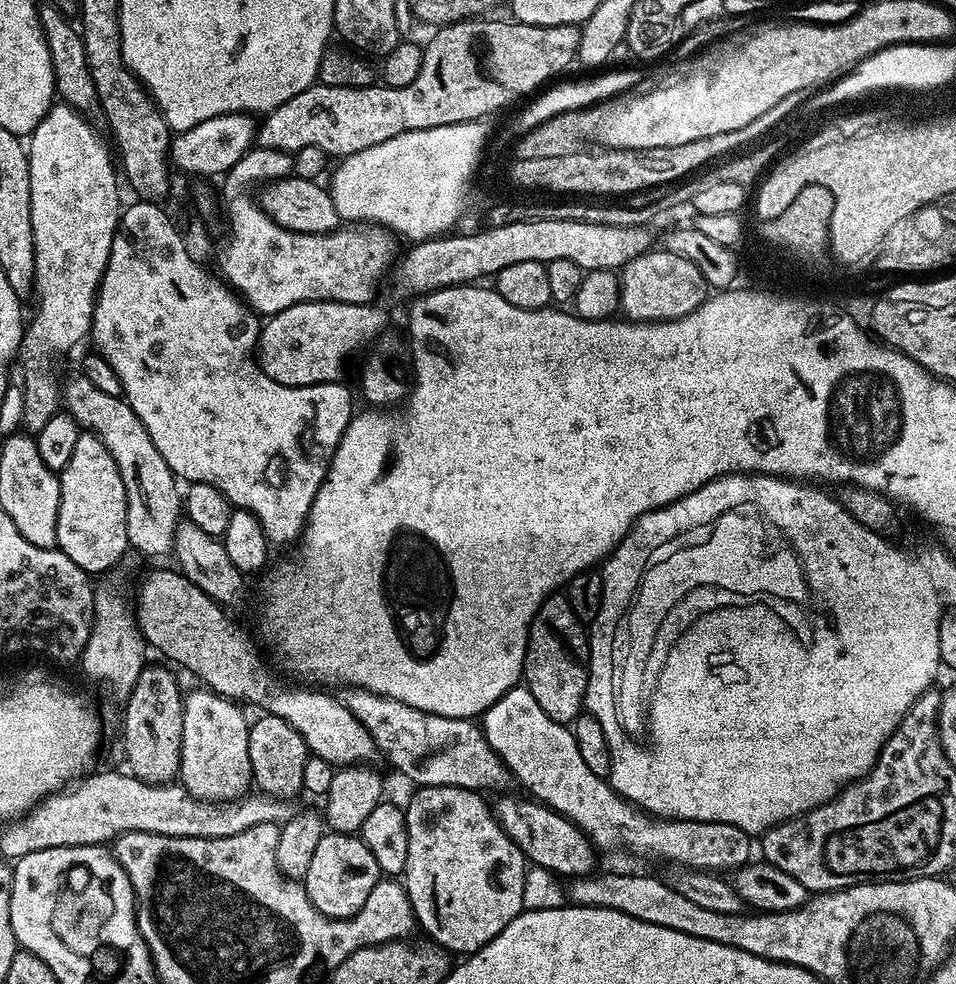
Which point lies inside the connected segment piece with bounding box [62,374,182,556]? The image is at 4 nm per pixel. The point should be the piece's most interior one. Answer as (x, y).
(153, 504)

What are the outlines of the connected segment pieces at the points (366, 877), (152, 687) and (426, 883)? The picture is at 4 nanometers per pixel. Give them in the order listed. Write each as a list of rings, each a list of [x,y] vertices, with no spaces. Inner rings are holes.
[[[328,830],[310,857],[310,870],[306,870],[302,883],[310,902],[319,912],[335,920],[345,920],[366,906],[370,890],[374,890],[381,879],[378,862],[374,862],[374,854],[370,854],[370,848],[359,835]]]
[[[149,663],[141,670],[131,692],[127,693],[128,705],[124,708],[126,771],[147,784],[170,784],[180,775],[184,701],[180,684],[171,672],[173,669],[160,664]]]
[[[420,786],[415,791],[404,808],[410,847],[406,849],[402,883],[408,891],[416,923],[421,929],[424,927],[428,935],[425,937],[449,953],[471,954],[486,946],[486,942],[506,930],[506,926],[510,926],[510,922],[525,911],[522,898],[526,871],[524,855],[502,830],[493,805],[487,804],[481,793],[454,786]]]

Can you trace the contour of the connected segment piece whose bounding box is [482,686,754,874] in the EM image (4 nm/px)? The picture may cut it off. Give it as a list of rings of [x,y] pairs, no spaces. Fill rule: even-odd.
[[[517,686],[508,691],[505,696],[498,698],[498,702],[494,702],[494,706],[490,706],[484,712],[482,717],[482,727],[484,729],[484,737],[486,742],[490,742],[490,746],[498,754],[498,758],[502,758],[502,762],[509,770],[512,771],[515,783],[521,784],[525,788],[529,797],[535,798],[539,803],[546,804],[548,807],[553,808],[554,811],[559,812],[561,816],[564,816],[572,824],[577,824],[580,829],[584,831],[585,836],[592,841],[593,845],[597,849],[612,852],[615,848],[625,848],[628,852],[633,852],[636,856],[645,856],[648,860],[669,860],[672,866],[683,866],[688,870],[695,870],[698,872],[708,872],[711,874],[728,874],[737,868],[743,868],[745,864],[749,863],[753,859],[752,848],[754,852],[754,844],[751,844],[749,833],[738,830],[738,826],[730,826],[729,824],[723,824],[722,822],[694,822],[693,820],[665,820],[663,818],[657,818],[644,811],[643,808],[637,808],[635,804],[632,804],[629,800],[625,800],[624,797],[619,796],[611,784],[603,775],[600,776],[594,769],[588,765],[588,760],[584,757],[584,752],[580,749],[580,744],[576,741],[576,736],[571,731],[573,730],[569,725],[559,724],[554,722],[550,718],[550,714],[546,714],[546,710],[542,710],[542,706],[538,706],[538,701],[534,699],[534,694],[530,694],[530,690],[526,686]]]

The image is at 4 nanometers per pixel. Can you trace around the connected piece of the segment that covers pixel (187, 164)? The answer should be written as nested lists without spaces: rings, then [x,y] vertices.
[[[244,112],[218,114],[214,118],[206,118],[206,122],[198,122],[185,132],[175,133],[170,140],[170,164],[173,169],[185,172],[188,176],[208,178],[204,176],[223,177],[253,147],[256,139],[257,121]]]

